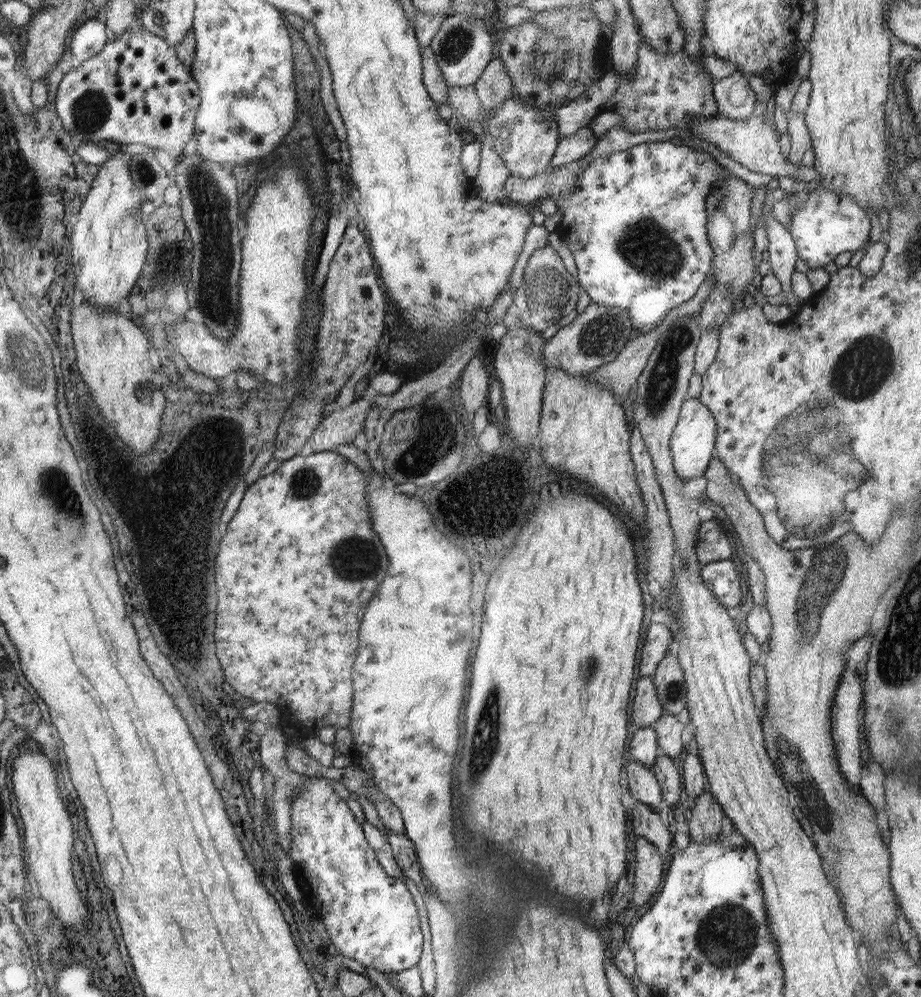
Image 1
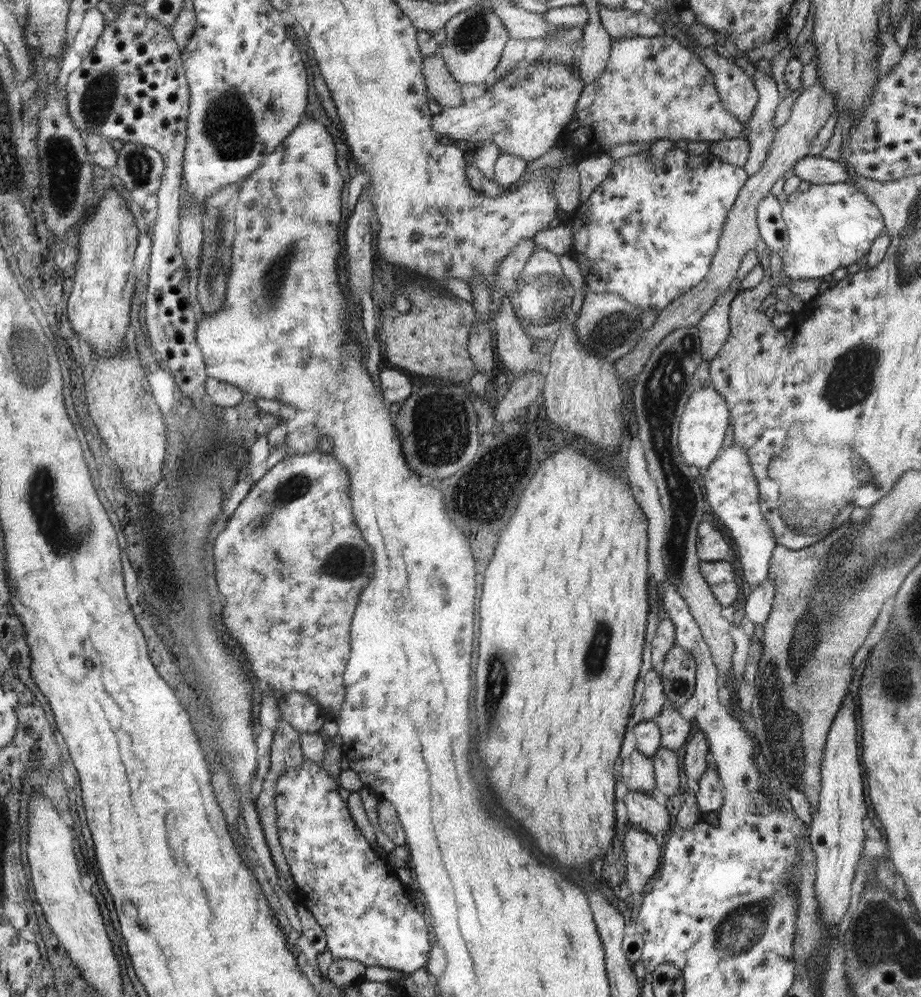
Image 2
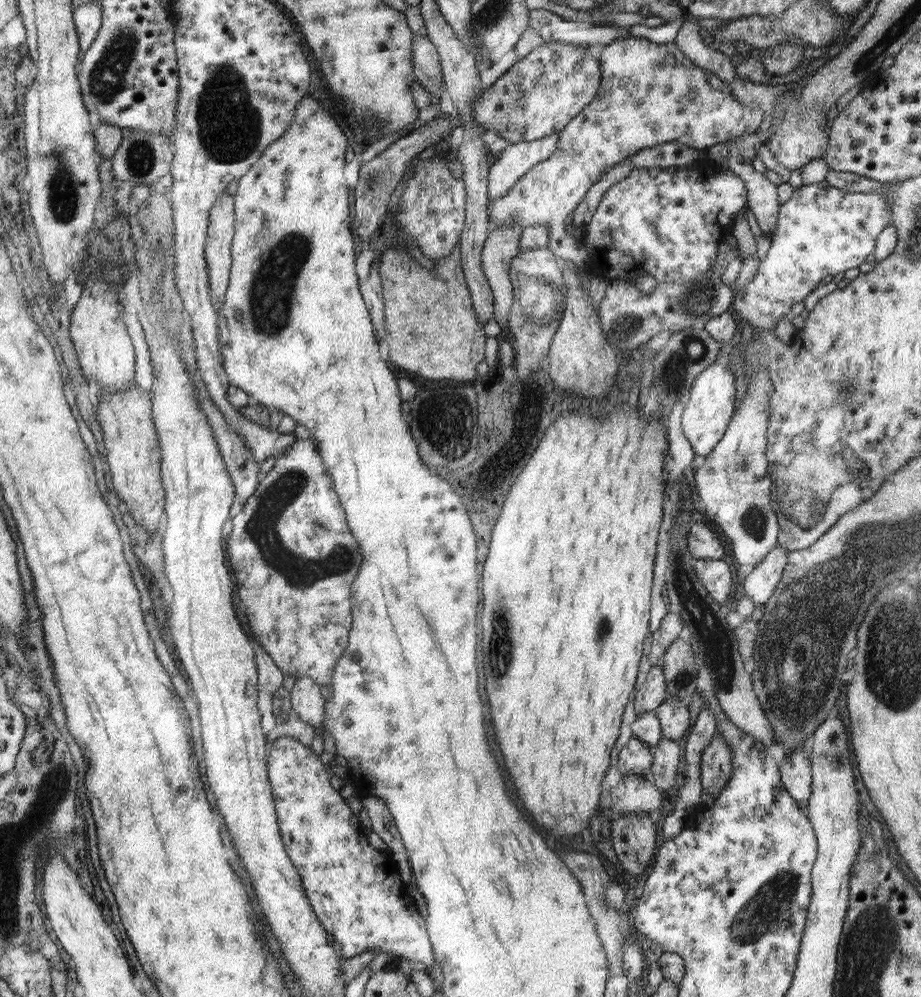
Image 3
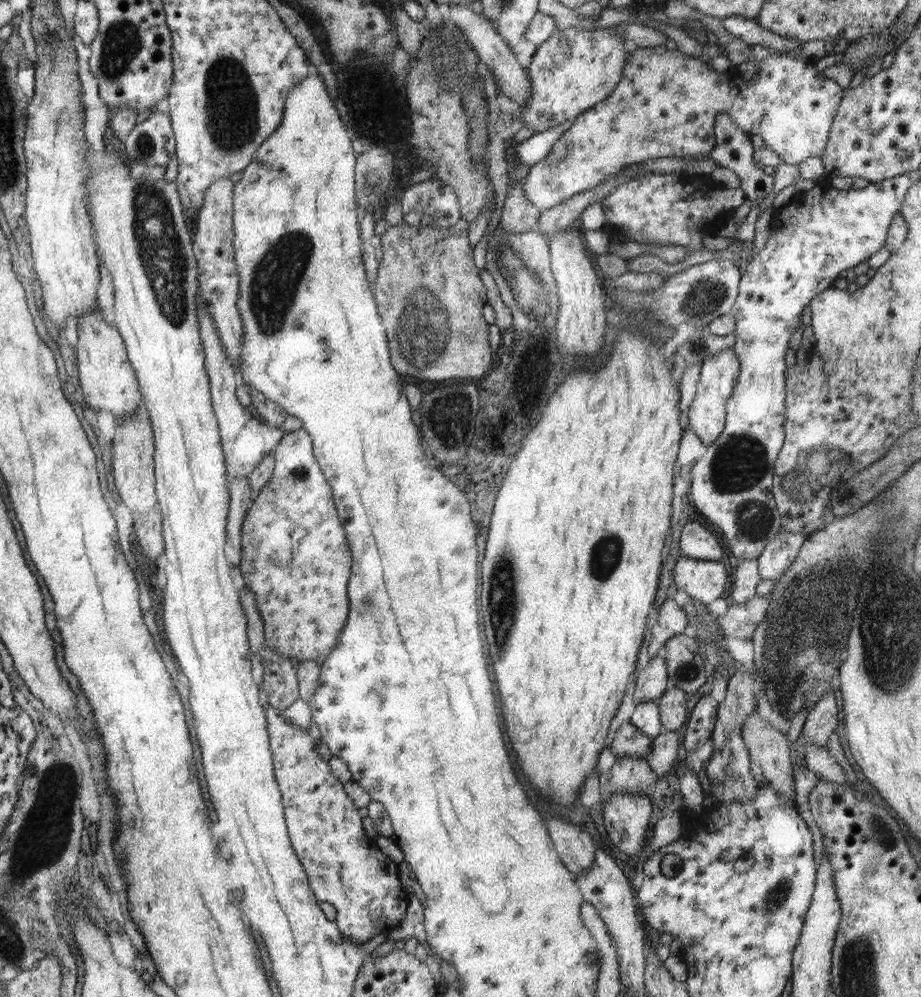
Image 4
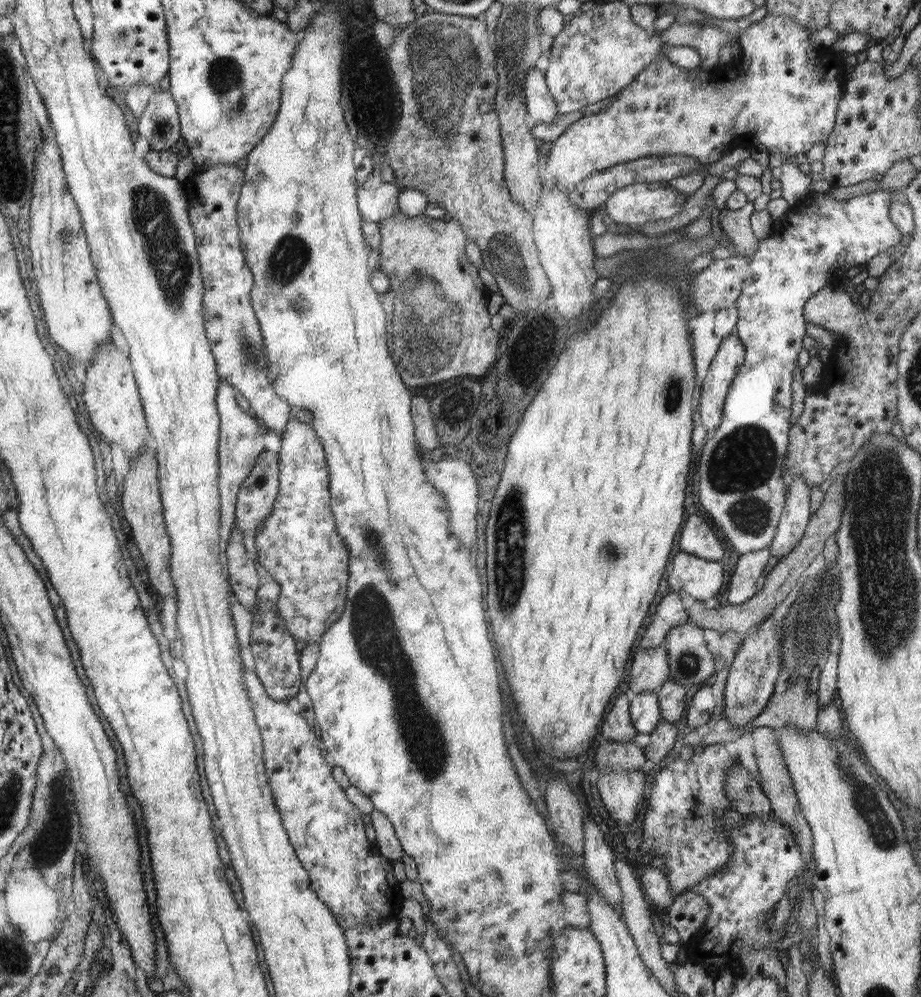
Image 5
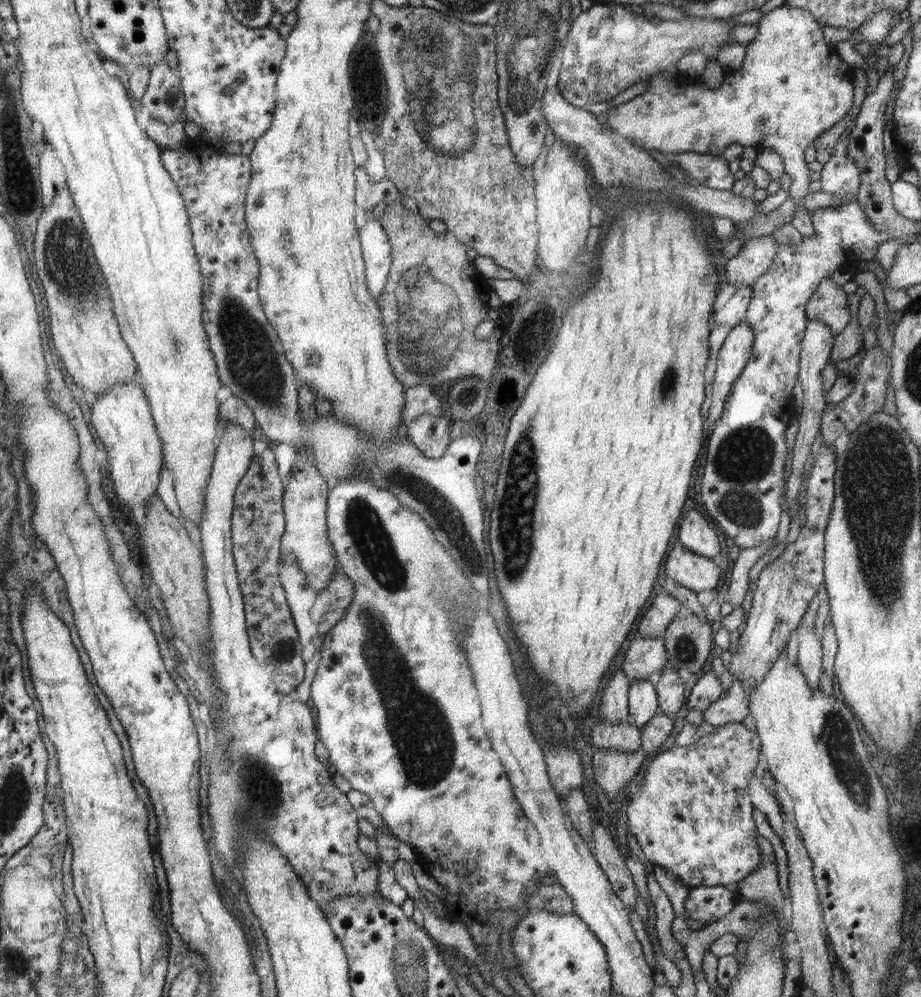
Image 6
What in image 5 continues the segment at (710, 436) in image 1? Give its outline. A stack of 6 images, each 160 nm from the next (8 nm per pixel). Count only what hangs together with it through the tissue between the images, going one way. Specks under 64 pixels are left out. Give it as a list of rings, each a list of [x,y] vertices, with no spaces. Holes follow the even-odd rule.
[[[736,335],[721,340],[698,396],[698,414],[709,434],[721,426],[725,398],[745,362],[745,345]]]

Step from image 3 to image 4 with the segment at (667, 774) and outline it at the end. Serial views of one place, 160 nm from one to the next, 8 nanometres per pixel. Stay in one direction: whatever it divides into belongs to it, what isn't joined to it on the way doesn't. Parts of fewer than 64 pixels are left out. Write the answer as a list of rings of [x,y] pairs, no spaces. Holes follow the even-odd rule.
[[[666,731],[656,738],[651,739],[651,745],[645,754],[645,761],[651,766],[659,778],[666,776],[672,768],[672,764],[678,758],[678,732]]]

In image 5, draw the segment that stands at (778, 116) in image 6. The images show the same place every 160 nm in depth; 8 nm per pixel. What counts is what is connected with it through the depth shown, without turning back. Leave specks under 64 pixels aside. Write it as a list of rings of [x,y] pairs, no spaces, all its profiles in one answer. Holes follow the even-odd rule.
[[[767,14],[762,20],[747,26],[739,36],[744,76],[730,79],[718,76],[715,71],[705,72],[704,68],[686,70],[672,64],[666,54],[658,55],[658,60],[642,70],[624,91],[619,92],[616,100],[599,112],[584,115],[567,127],[558,139],[547,144],[546,168],[540,172],[543,188],[573,190],[594,173],[643,157],[681,154],[697,158],[702,163],[712,163],[733,148],[764,144],[769,154],[781,152],[789,156],[786,163],[772,168],[772,177],[781,182],[781,198],[786,207],[799,207],[806,196],[810,196],[806,189],[813,181],[799,170],[796,156],[807,153],[819,142],[827,141],[836,124],[846,68],[840,54],[831,46],[819,47],[814,43],[809,28],[796,24],[783,14]]]

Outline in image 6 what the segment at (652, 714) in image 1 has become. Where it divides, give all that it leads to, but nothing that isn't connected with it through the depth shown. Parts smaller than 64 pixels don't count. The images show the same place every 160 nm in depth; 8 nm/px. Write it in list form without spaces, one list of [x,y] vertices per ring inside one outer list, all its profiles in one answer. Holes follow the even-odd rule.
[[[662,636],[639,637],[630,641],[622,670],[632,682],[646,680],[668,667],[668,649]]]

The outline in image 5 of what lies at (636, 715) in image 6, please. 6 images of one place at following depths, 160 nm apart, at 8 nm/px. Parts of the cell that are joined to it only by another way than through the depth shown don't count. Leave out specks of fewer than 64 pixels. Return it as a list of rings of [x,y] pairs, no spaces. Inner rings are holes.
[[[654,691],[633,694],[629,699],[629,712],[634,728],[642,734],[650,734],[660,723],[657,693]]]

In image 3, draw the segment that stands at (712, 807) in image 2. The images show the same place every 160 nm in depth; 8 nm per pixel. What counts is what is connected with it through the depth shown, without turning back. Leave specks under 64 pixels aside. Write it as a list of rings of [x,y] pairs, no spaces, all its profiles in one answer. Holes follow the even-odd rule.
[[[717,732],[701,756],[701,784],[703,792],[718,798],[730,778],[732,753],[721,732]]]

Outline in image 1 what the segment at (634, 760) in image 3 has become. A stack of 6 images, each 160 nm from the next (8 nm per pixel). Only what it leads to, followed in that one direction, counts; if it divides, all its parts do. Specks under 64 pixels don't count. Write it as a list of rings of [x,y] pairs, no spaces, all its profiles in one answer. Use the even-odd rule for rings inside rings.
[[[630,760],[626,766],[626,774],[632,798],[637,803],[648,804],[654,811],[660,810],[663,794],[660,794],[659,782],[654,778],[653,769]]]

